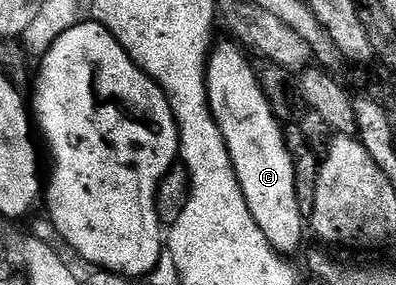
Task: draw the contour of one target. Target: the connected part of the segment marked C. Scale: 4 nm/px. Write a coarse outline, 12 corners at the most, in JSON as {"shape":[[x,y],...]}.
{"shape":[[216,44],[209,107],[257,227],[303,241],[295,164],[248,54]]}

